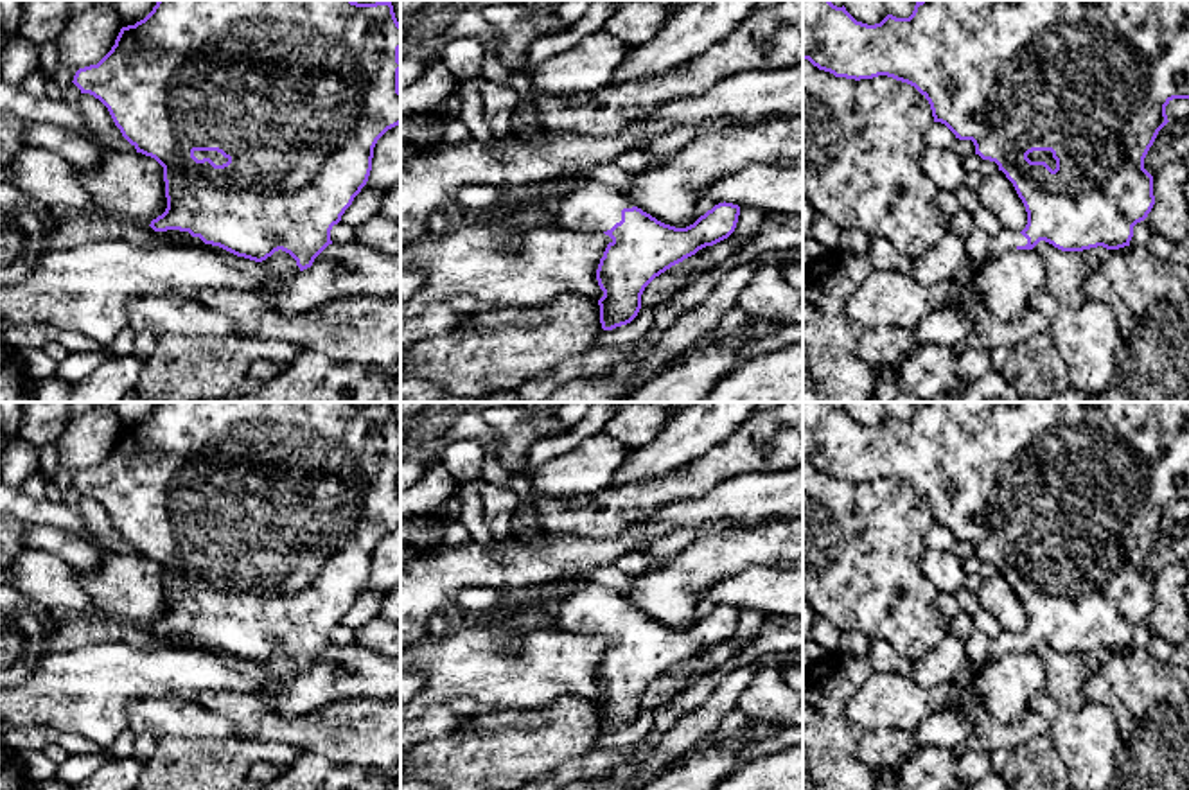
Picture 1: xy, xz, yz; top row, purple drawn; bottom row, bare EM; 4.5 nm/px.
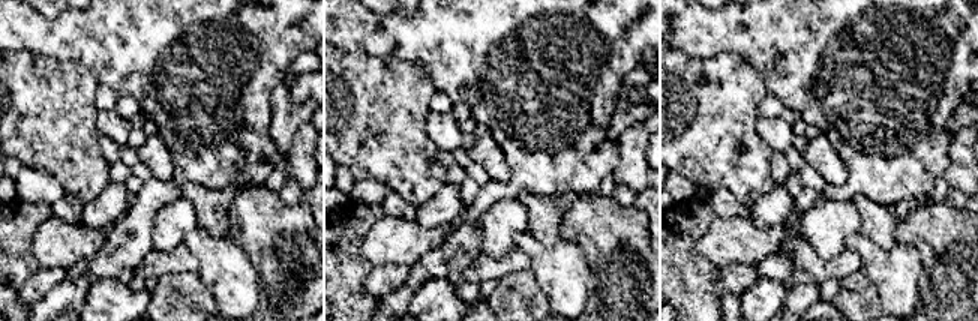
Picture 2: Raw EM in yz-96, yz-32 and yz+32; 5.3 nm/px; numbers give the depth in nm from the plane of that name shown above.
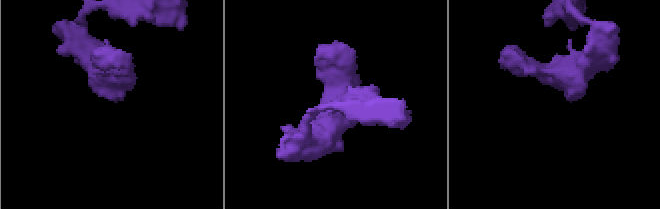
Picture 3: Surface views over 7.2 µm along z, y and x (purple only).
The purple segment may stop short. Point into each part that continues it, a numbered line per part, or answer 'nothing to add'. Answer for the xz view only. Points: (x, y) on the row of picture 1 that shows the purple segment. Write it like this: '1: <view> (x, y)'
1: xz (588, 207)

